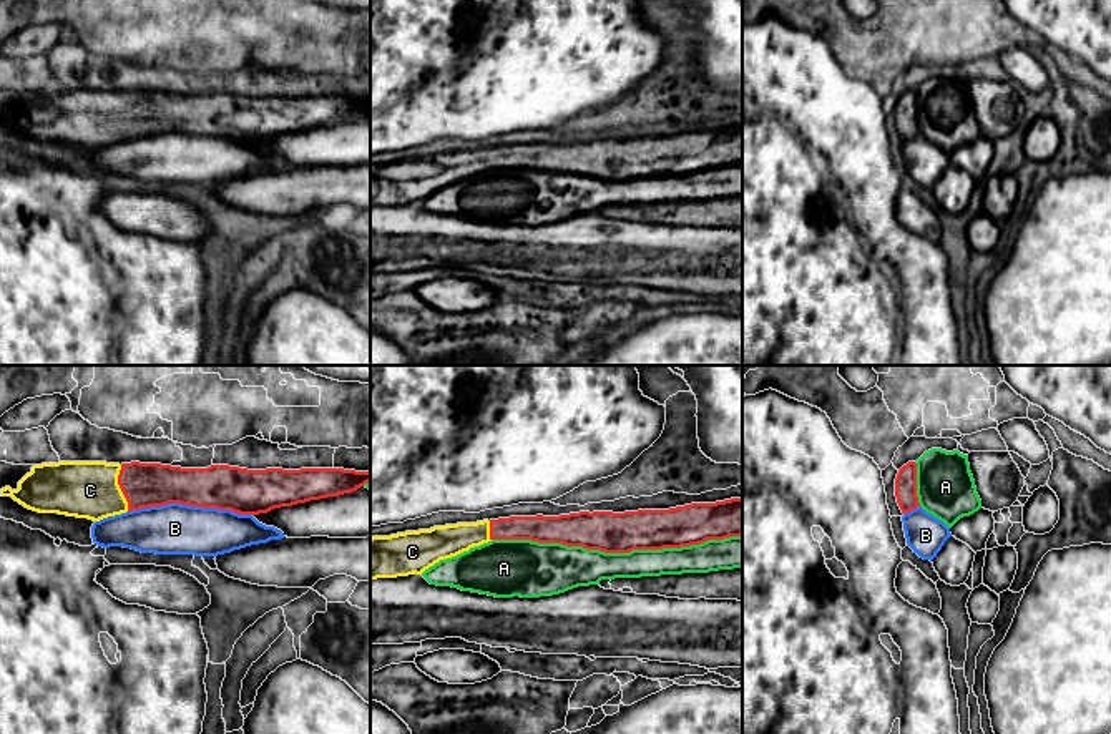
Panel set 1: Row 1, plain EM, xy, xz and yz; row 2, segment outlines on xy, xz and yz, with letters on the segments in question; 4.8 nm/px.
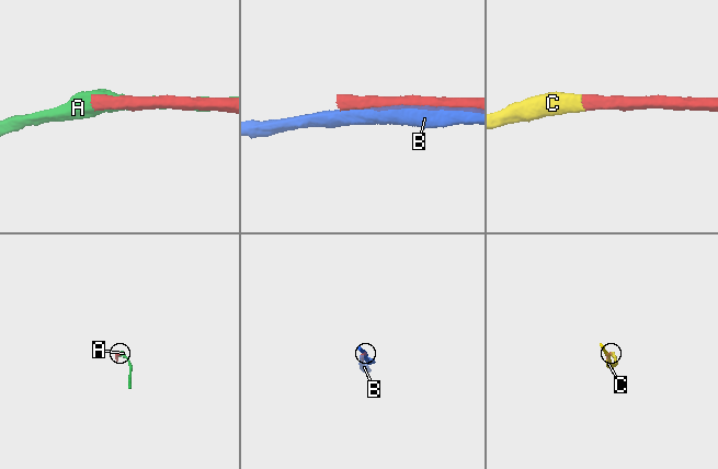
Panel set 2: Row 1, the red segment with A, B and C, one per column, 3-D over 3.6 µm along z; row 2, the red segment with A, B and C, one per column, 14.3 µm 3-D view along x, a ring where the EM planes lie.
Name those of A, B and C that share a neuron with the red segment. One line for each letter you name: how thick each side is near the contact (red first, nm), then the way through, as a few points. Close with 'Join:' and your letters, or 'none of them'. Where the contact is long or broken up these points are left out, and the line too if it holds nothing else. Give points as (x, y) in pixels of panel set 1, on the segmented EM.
C: Thickness 220 nm (red) against 280 nm. Path across: xy (143, 485), (120, 487), (90, 490)
Join: C

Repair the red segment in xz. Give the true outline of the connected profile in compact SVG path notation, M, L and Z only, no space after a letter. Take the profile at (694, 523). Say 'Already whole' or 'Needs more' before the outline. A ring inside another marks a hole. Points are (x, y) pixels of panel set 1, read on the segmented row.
Needs more. M742 498L716 503L691 503L669 510L638 511L580 511L560 516L510 516L477 523L433 526L430 530L405 531L370 538L370 580L422 575L438 563L480 546L492 540L531 540L538 543L561 543L604 553L629 553L633 550L663 550L699 545L707 540L724 540L742 535Z

